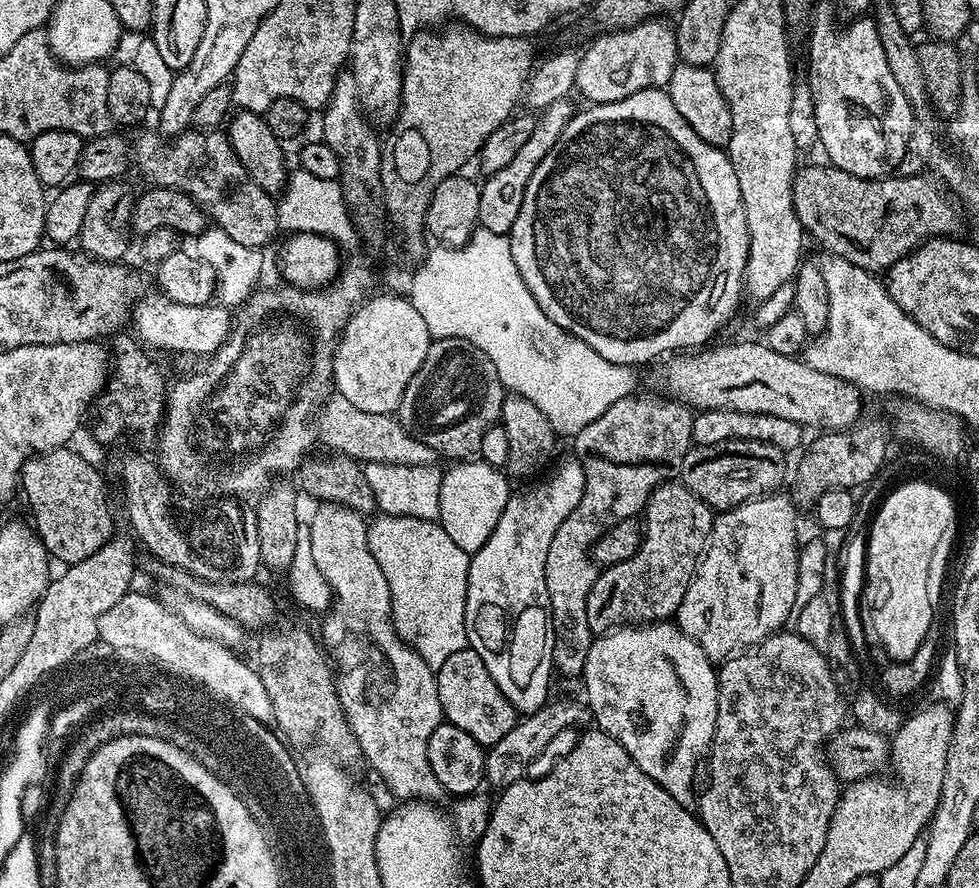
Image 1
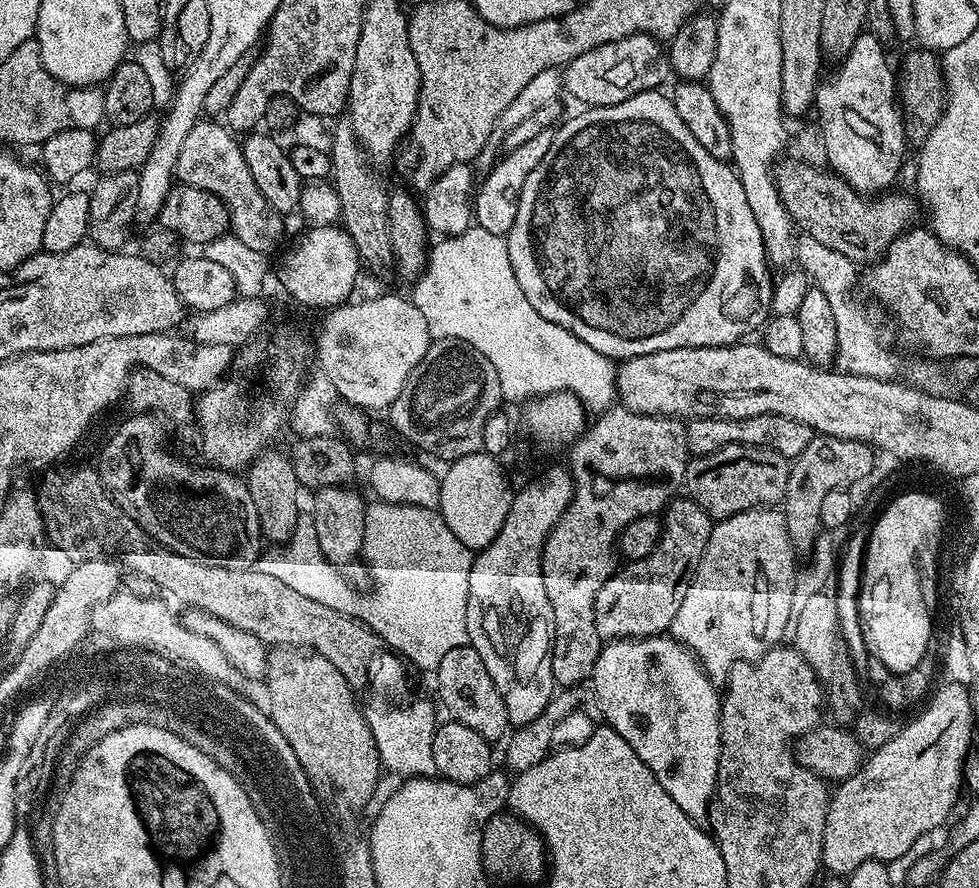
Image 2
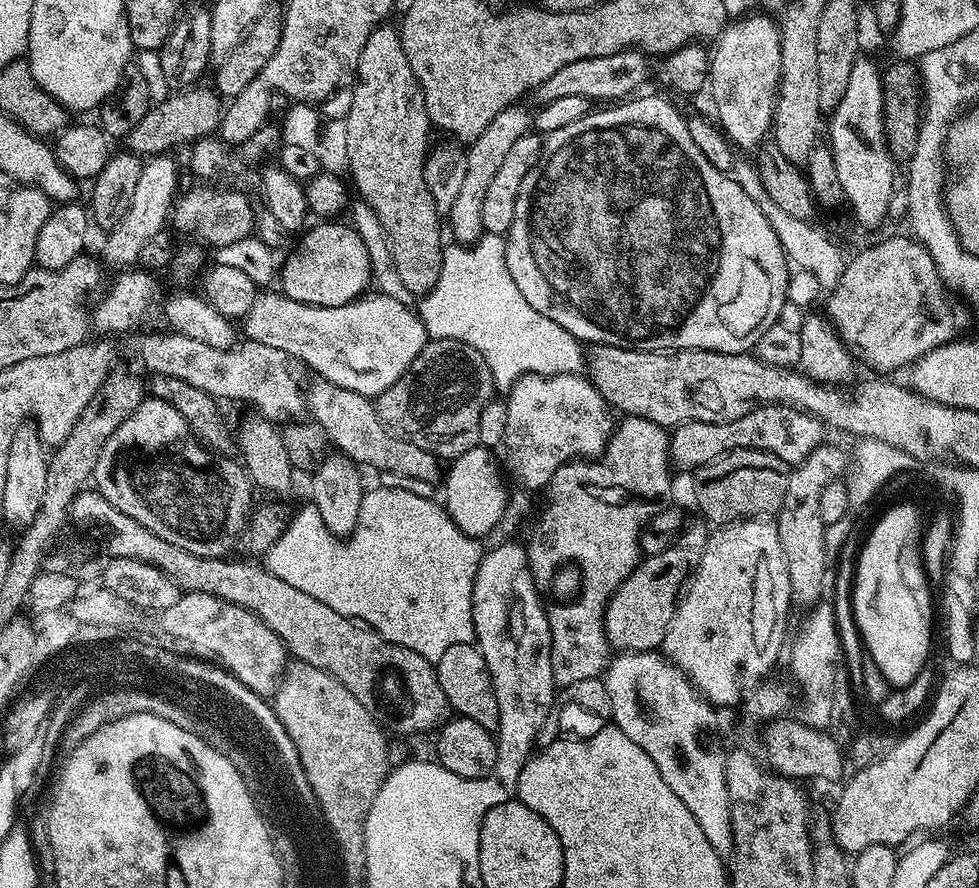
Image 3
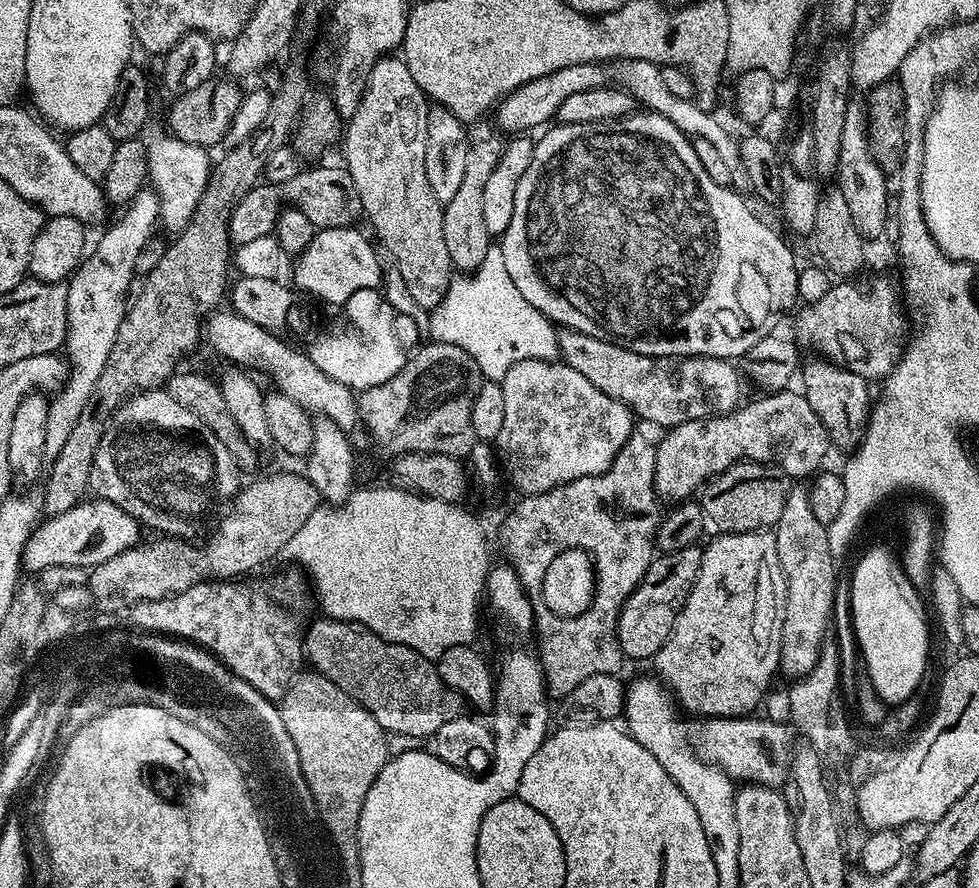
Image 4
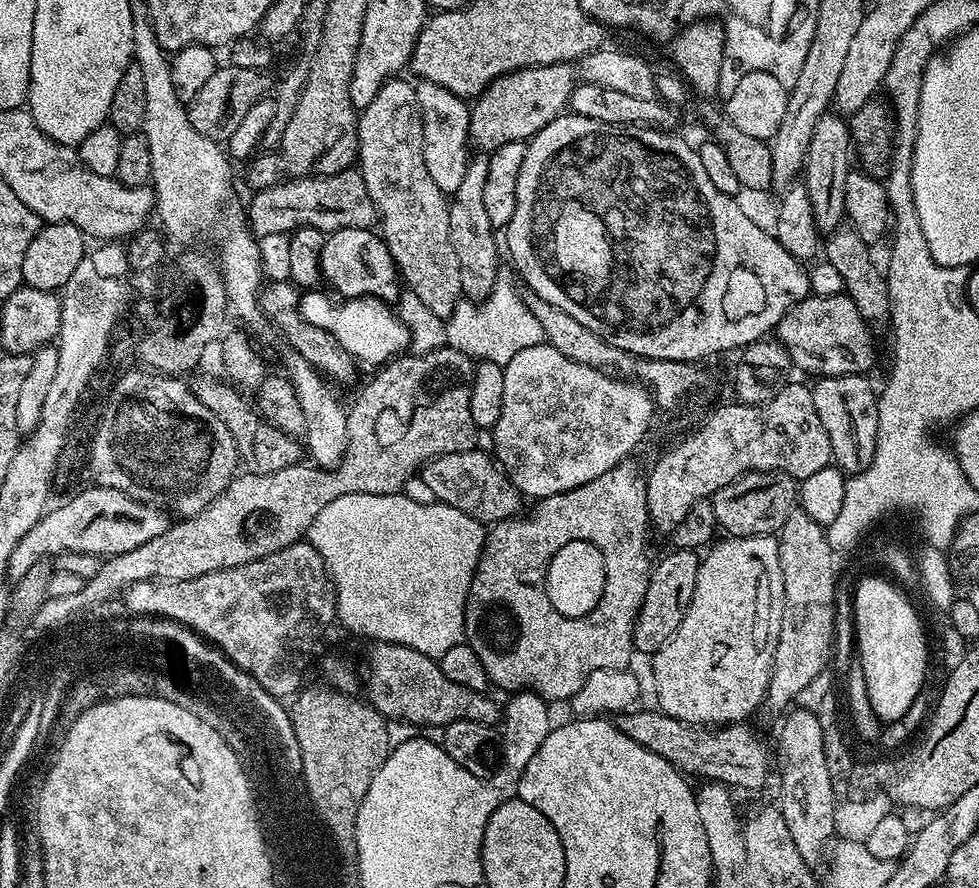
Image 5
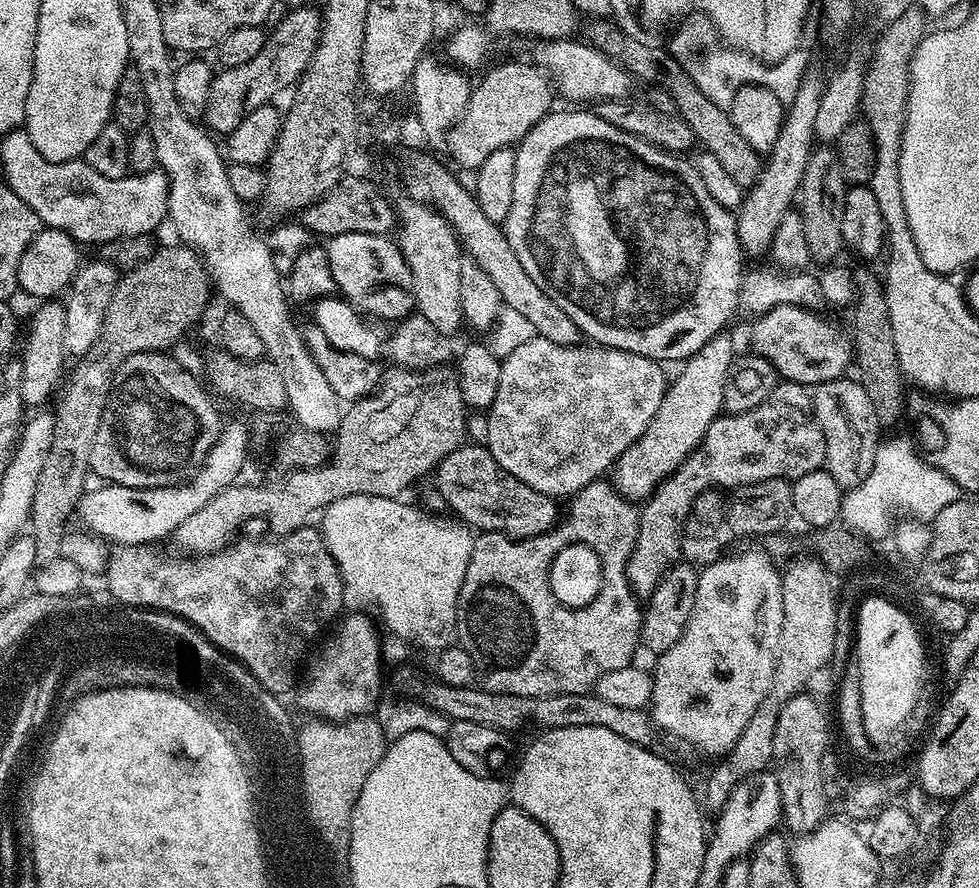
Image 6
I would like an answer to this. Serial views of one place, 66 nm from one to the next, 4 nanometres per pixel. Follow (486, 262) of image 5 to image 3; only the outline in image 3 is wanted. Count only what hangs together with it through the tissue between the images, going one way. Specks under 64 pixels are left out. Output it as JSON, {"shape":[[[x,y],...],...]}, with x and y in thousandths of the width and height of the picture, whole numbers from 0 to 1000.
{"shape":[[[528,115],[510,126],[505,137],[501,137],[501,142],[496,142],[496,146],[492,146],[492,151],[488,151],[488,155],[477,163],[474,171],[476,196],[470,217],[468,217],[468,224],[456,241],[457,260],[458,257],[462,260],[461,269],[467,275],[481,277],[495,265],[492,255],[492,227],[496,224],[496,214],[501,209],[501,204],[505,202],[506,194],[513,188],[513,181],[525,164],[525,160],[529,160],[529,155],[540,152],[545,140],[544,127],[538,126],[535,119],[534,116]]]}

